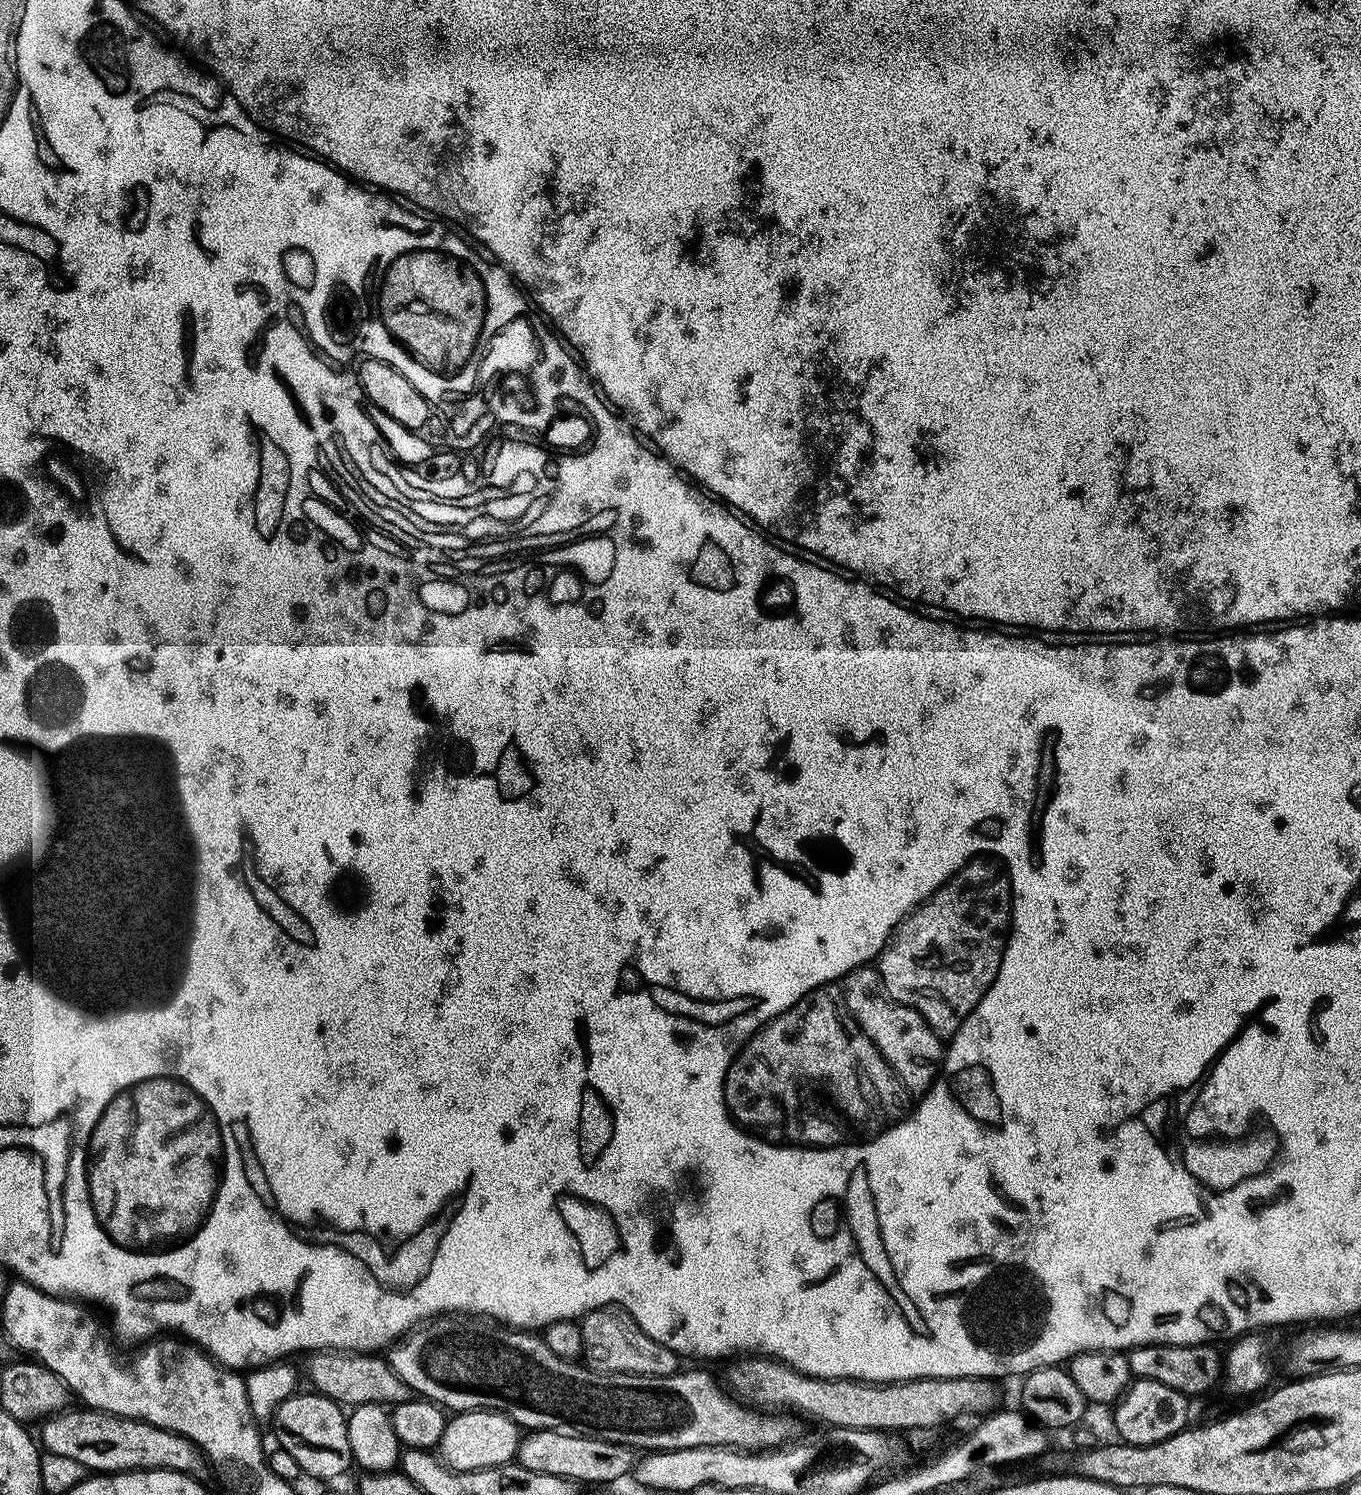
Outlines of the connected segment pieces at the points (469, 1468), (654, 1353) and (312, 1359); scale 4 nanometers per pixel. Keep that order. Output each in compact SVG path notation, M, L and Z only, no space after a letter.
M458 1412L449 1419L438 1445L438 1455L456 1472L473 1472L516 1460L522 1432L503 1412Z
M607 1304L605 1308L596 1308L579 1321L582 1330L582 1346L584 1347L583 1363L594 1372L605 1374L623 1374L625 1376L673 1376L678 1370L677 1353L671 1352L662 1342L654 1342L638 1322L624 1308Z
M325 1350L313 1352L305 1360L308 1361L304 1364L304 1372L308 1375L309 1382L313 1384L311 1387L342 1406L358 1404L395 1406L413 1399L412 1388L402 1378L398 1378L398 1374L394 1374L394 1370L383 1355Z

